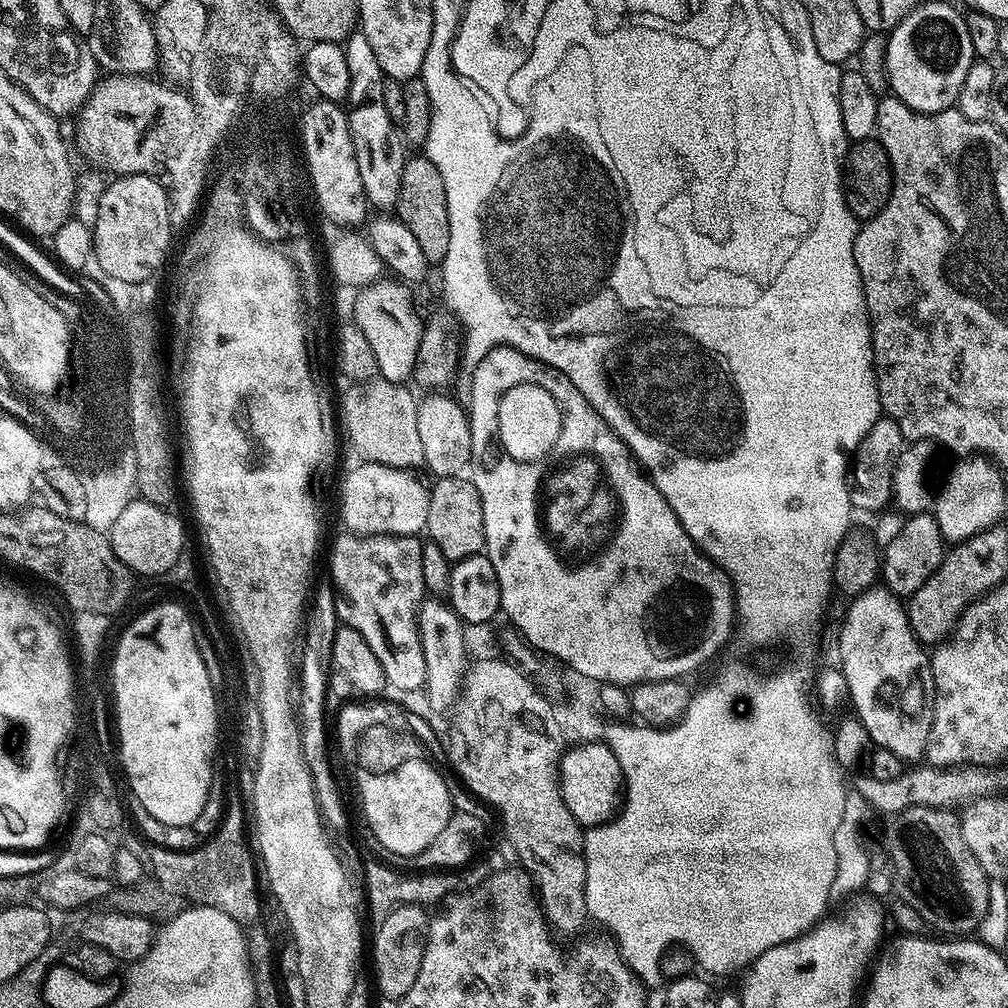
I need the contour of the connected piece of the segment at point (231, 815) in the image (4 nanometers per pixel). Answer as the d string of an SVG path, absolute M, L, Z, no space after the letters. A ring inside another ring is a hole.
M232 790L232 793L227 793L226 811L219 828L191 852L149 847L146 864L151 879L157 880L162 890L181 896L189 905L217 908L230 914L230 918L234 918L241 926L248 926L251 920L259 921L262 916L262 892L257 887L258 864L250 847L250 836L244 833L244 812L246 816L245 797L239 791Z

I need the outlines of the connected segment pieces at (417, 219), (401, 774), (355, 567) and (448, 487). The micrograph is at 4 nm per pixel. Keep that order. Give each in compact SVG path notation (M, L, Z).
M409 155L405 159L394 212L400 221L413 232L422 254L426 254L429 265L443 265L446 250L450 250L450 210L446 206L446 182L442 182L442 174L438 174L438 166L434 166L434 162L430 162L427 156Z
M424 759L420 762L405 763L404 768L391 775L369 774L364 779L364 788L358 793L368 828L376 835L376 840L388 852L396 856L414 858L438 834L442 826L452 816L454 805L448 793L448 784L440 777L440 768Z
M343 534L332 544L332 578L336 614L341 625L358 630L378 662L382 662L387 687L400 692L416 692L425 687L426 658L422 654L420 628L416 624L416 610L425 599L422 578L422 543L414 536L354 536Z
M467 475L442 476L431 485L430 514L426 514L426 536L446 554L449 562L465 560L484 552L482 498Z

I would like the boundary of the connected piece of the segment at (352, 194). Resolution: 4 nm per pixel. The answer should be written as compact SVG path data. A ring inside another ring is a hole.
M316 98L313 101L313 104L300 116L300 138L298 136L298 144L302 149L302 160L307 167L308 178L311 181L311 195L315 203L320 203L321 210L334 223L348 224L344 226L363 225L369 219L370 205L368 195L364 193L362 186L362 174L358 174L358 158L354 154L354 142L350 138L348 112L339 103L330 100Z

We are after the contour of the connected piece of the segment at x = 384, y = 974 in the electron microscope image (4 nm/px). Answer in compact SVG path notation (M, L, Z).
M403 904L375 925L376 937L372 940L370 964L372 968L380 964L380 971L374 974L374 984L392 1002L399 1002L408 993L410 986L414 986L414 978L418 978L418 970L422 970L422 956L426 954L430 923L429 913L424 912L427 911L421 905Z

